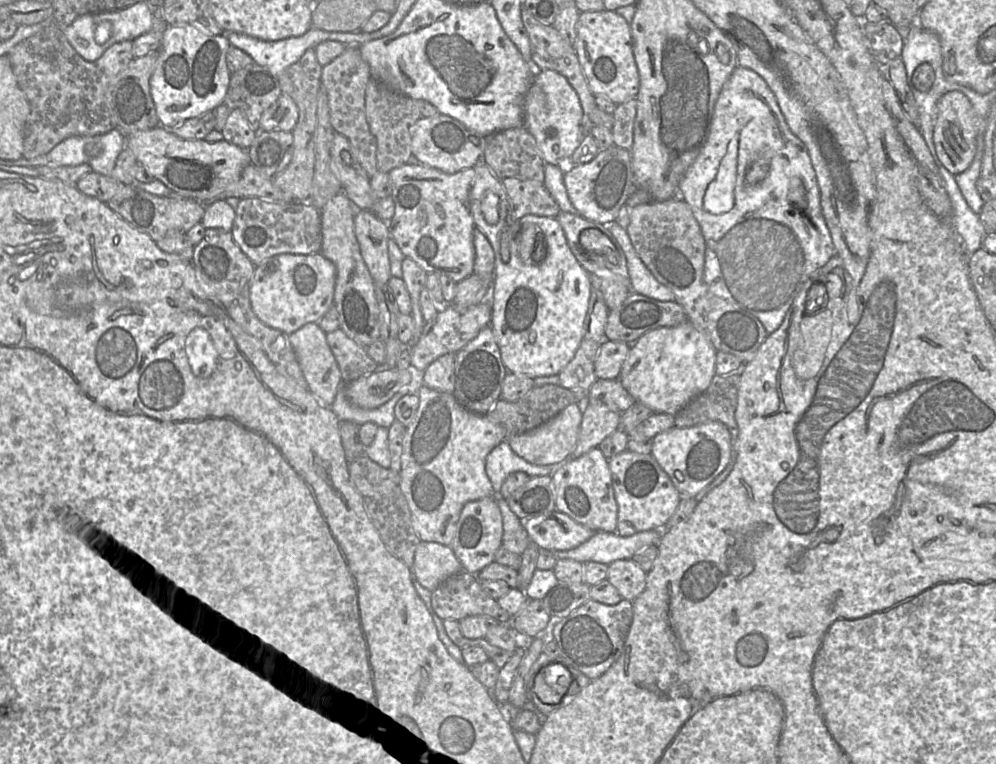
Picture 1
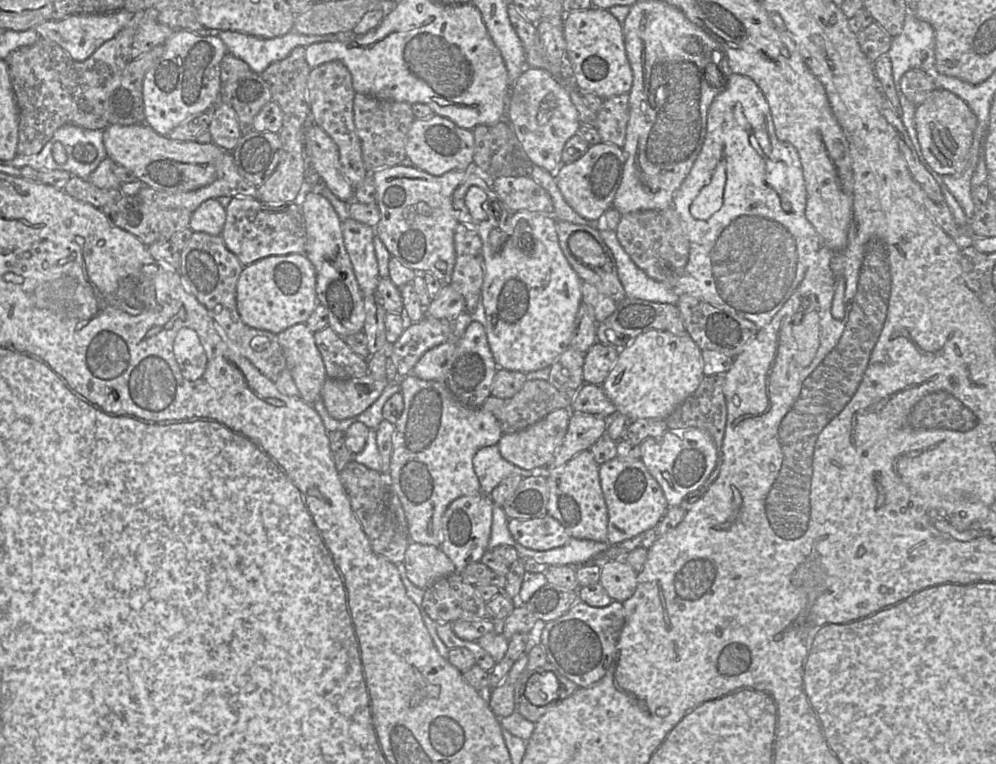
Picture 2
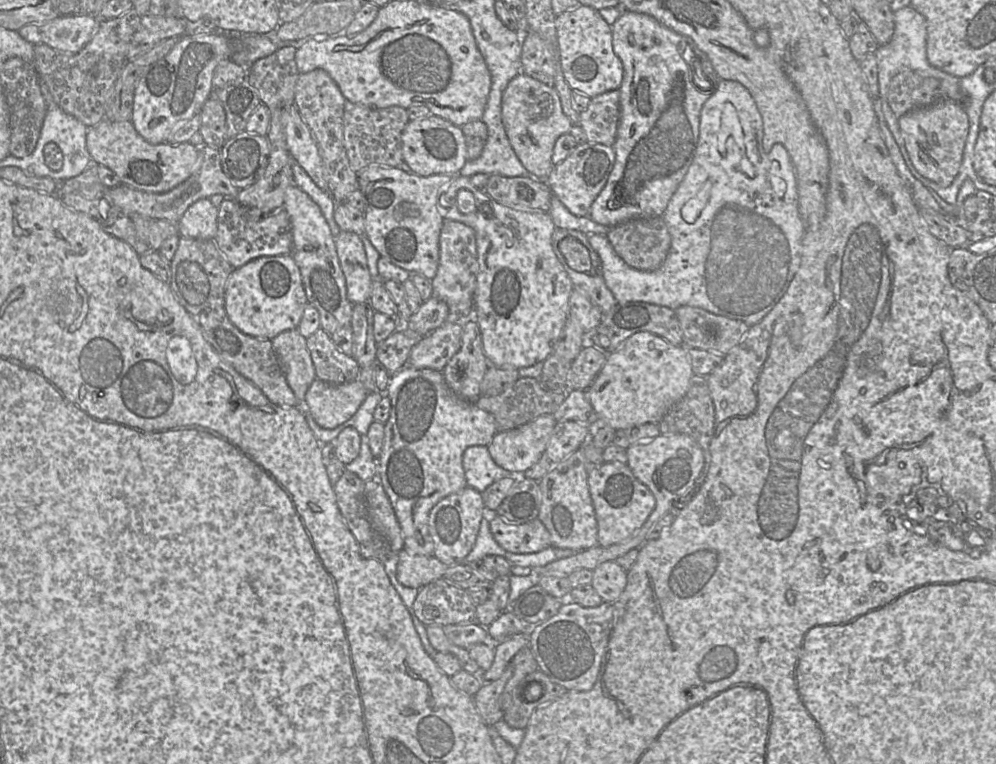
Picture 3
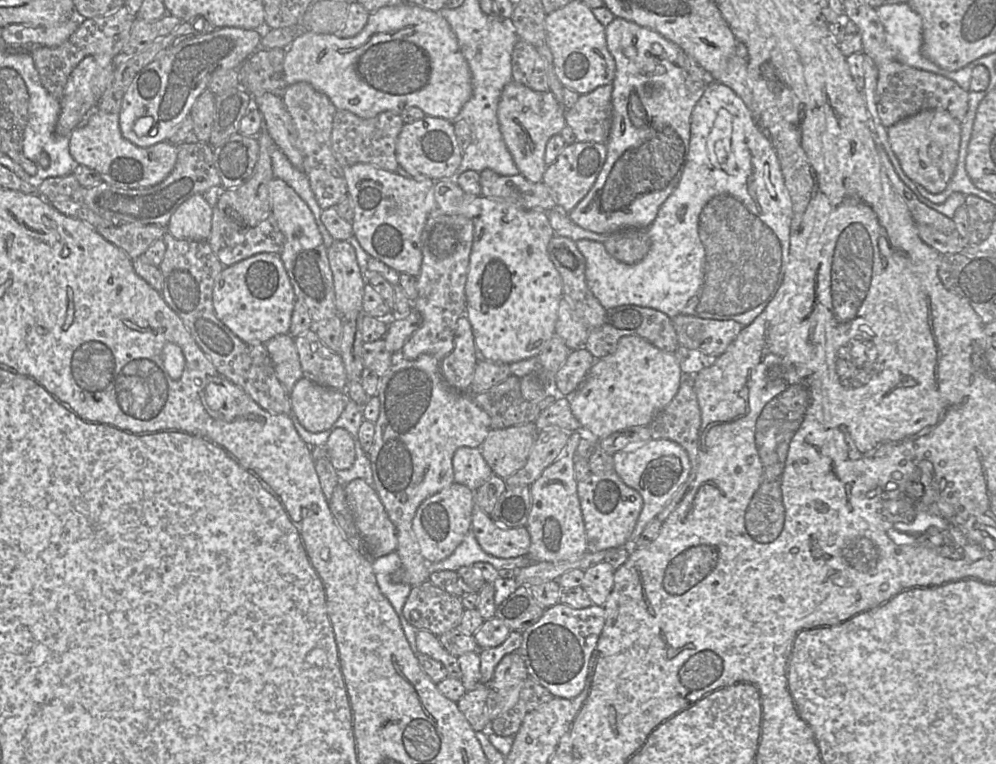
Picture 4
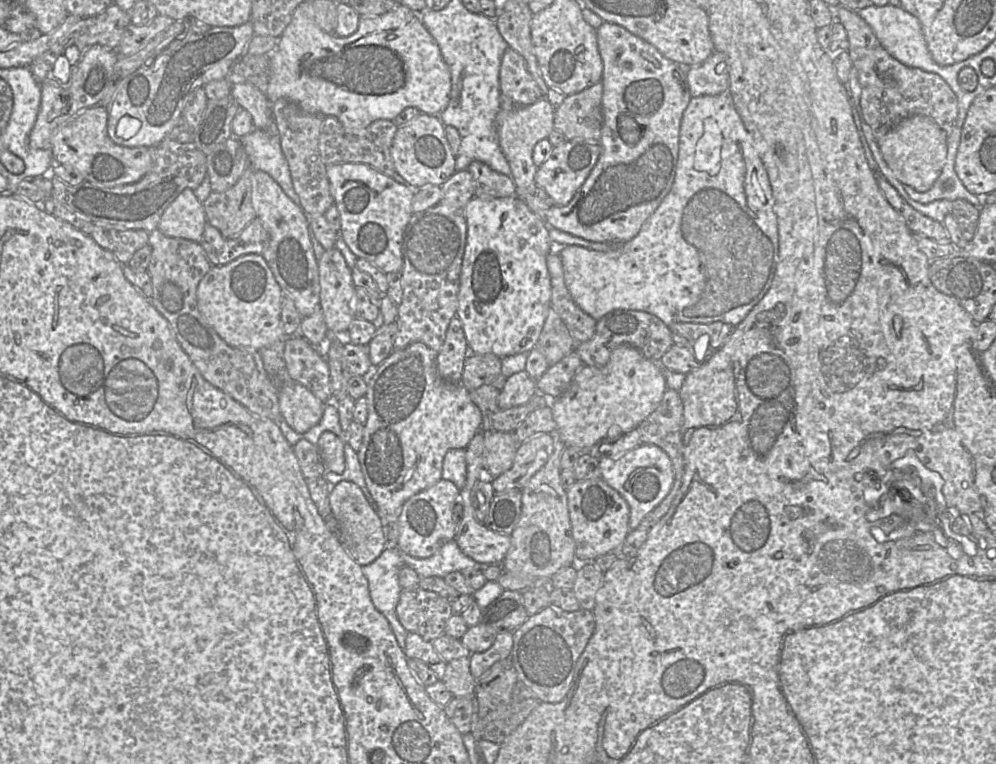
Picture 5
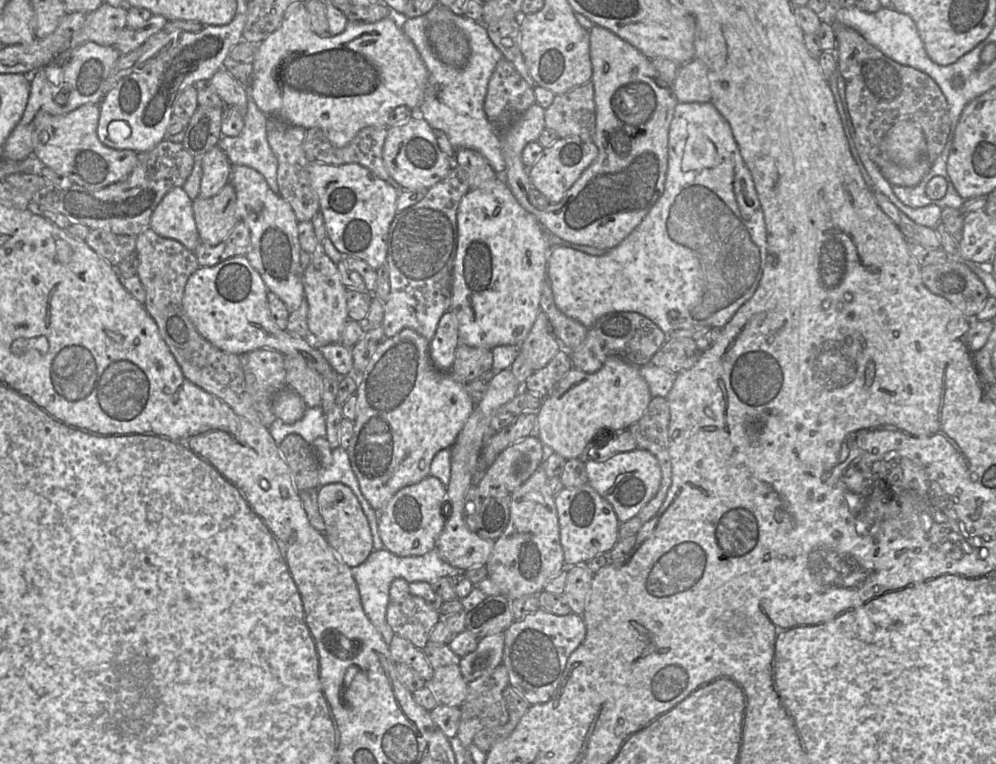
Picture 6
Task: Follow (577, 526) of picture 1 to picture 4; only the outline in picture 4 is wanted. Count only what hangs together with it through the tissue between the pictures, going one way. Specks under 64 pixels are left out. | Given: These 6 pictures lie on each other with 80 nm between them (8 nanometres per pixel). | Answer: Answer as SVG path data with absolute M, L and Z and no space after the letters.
M475 504L470 531L482 549L497 558L515 558L528 553L531 539L525 526L507 528L497 524Z

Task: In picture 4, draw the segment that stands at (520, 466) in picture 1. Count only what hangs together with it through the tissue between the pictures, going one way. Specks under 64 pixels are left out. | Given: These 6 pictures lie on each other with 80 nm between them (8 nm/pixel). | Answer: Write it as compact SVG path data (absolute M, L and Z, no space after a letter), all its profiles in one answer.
M458 448L453 455L452 464L455 482L473 491L494 475L479 448Z

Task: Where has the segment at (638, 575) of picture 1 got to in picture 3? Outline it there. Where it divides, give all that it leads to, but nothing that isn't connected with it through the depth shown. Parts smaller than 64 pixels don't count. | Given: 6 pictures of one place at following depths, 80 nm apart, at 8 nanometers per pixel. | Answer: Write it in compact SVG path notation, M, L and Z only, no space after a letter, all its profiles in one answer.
M607 561L593 570L591 585L605 603L614 603L627 584L627 571L615 561Z

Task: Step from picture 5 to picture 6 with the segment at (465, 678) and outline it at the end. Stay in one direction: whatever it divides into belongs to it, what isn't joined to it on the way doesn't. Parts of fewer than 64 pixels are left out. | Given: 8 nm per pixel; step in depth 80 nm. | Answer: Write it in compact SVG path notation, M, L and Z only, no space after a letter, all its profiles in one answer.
M453 664L436 668L425 686L429 687L438 704L461 707L467 695L467 685L459 665Z

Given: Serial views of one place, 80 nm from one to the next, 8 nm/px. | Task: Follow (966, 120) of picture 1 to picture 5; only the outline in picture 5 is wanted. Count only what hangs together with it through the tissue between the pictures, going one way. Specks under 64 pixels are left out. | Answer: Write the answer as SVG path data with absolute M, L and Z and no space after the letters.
M914 115L905 118L877 142L885 163L902 184L925 192L941 175L947 157L947 133L931 117Z

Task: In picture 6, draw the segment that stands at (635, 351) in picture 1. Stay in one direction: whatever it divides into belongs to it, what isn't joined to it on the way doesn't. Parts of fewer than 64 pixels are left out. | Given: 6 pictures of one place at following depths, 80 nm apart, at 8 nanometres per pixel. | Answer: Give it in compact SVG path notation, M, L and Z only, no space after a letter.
M618 357L608 358L595 373L572 368L543 399L537 411L535 436L541 440L547 452L557 453L566 460L577 459L583 457L594 442L627 430L643 416L652 398L639 367Z

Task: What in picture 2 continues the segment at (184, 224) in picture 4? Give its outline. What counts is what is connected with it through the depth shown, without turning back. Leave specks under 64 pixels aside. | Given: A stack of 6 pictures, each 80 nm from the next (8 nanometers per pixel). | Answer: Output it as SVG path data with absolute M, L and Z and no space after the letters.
M209 199L192 212L189 228L194 232L220 235L226 220L226 208L216 199Z

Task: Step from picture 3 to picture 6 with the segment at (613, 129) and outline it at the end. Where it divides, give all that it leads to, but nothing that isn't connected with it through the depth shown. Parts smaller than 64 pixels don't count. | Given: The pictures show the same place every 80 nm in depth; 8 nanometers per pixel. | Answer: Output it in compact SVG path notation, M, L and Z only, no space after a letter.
M591 82L578 86L566 93L556 95L552 104L545 109L545 127L555 131L560 138L580 136L592 138L596 124L594 87Z

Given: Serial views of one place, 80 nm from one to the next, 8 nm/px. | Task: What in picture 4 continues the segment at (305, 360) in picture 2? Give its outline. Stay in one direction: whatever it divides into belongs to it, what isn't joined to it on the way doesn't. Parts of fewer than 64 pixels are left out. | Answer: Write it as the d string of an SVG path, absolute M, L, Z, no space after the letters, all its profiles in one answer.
M289 333L277 335L265 342L277 379L288 392L303 377L294 337Z

